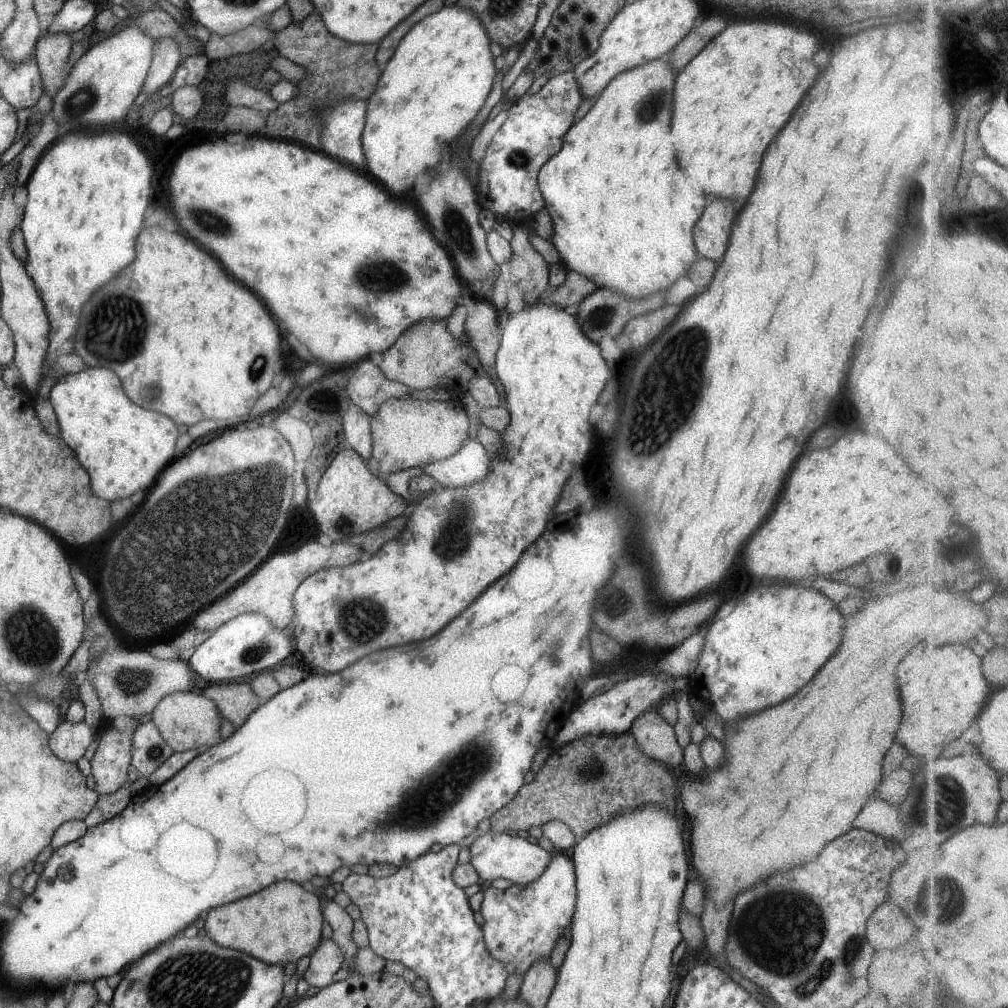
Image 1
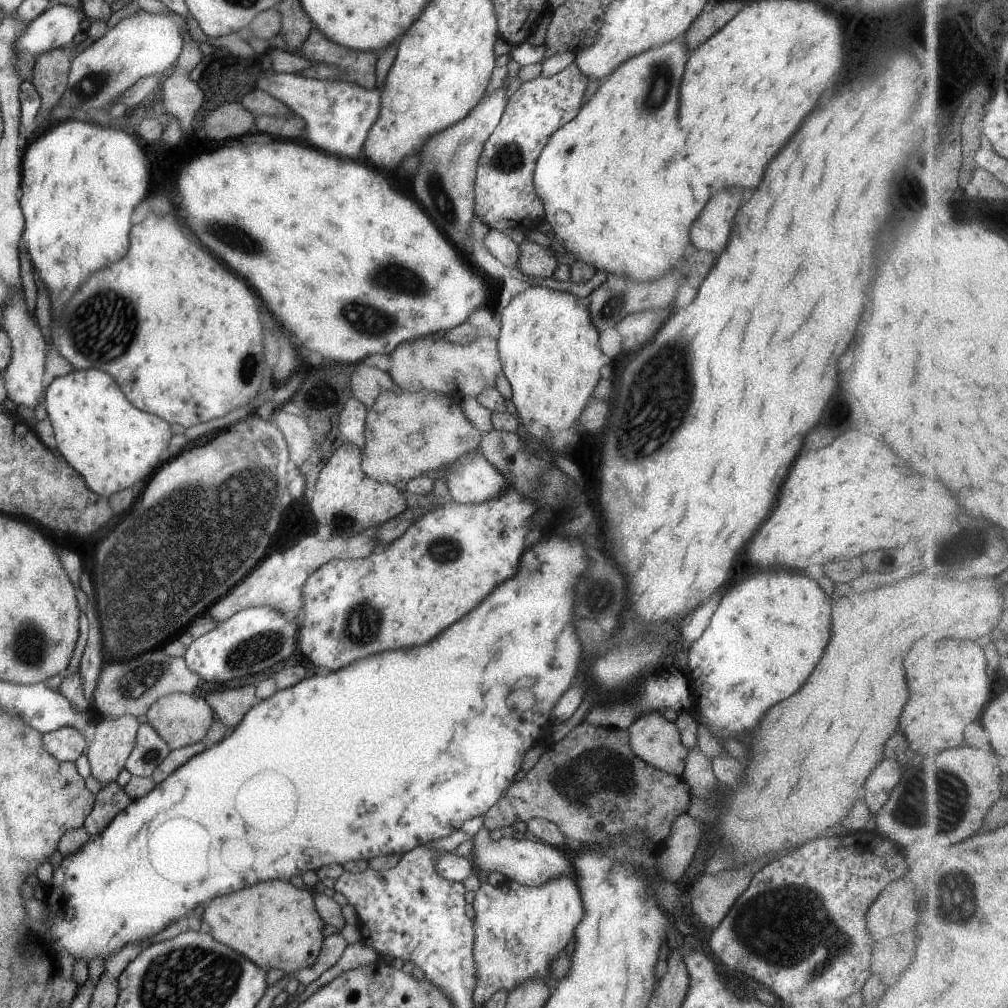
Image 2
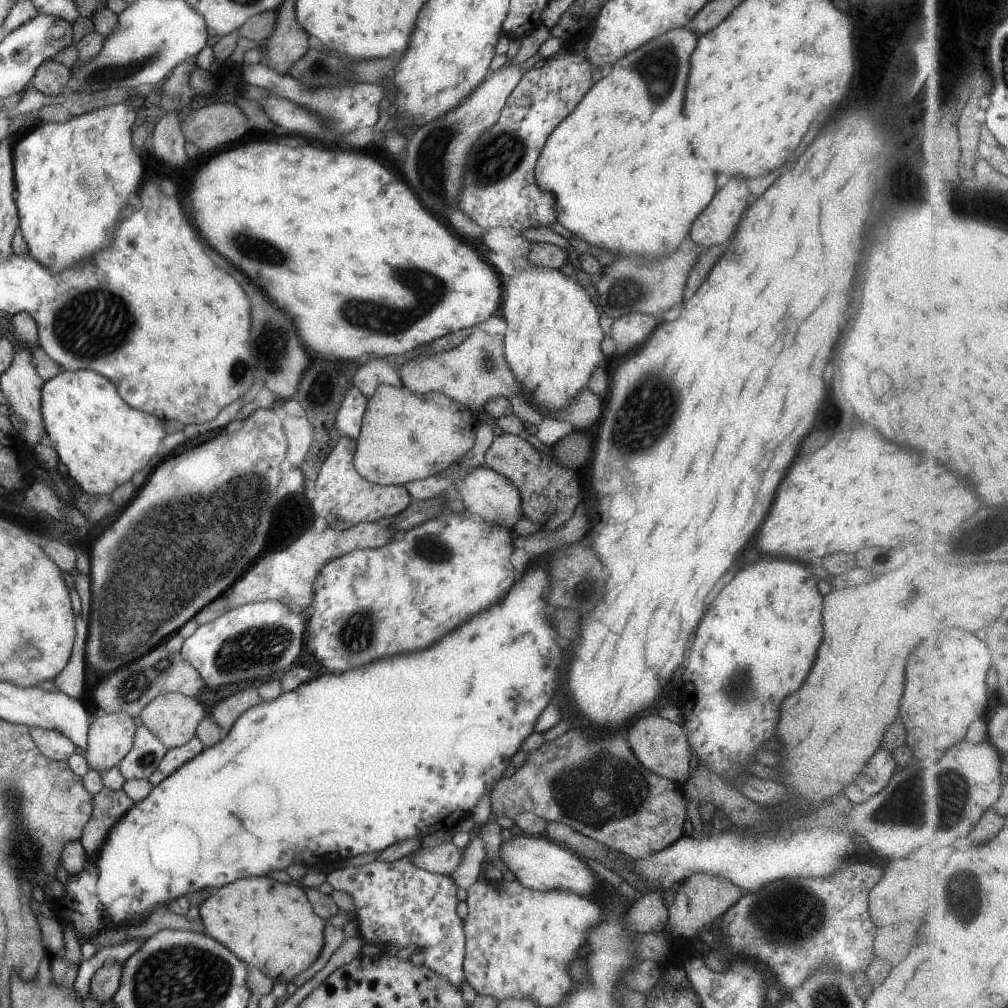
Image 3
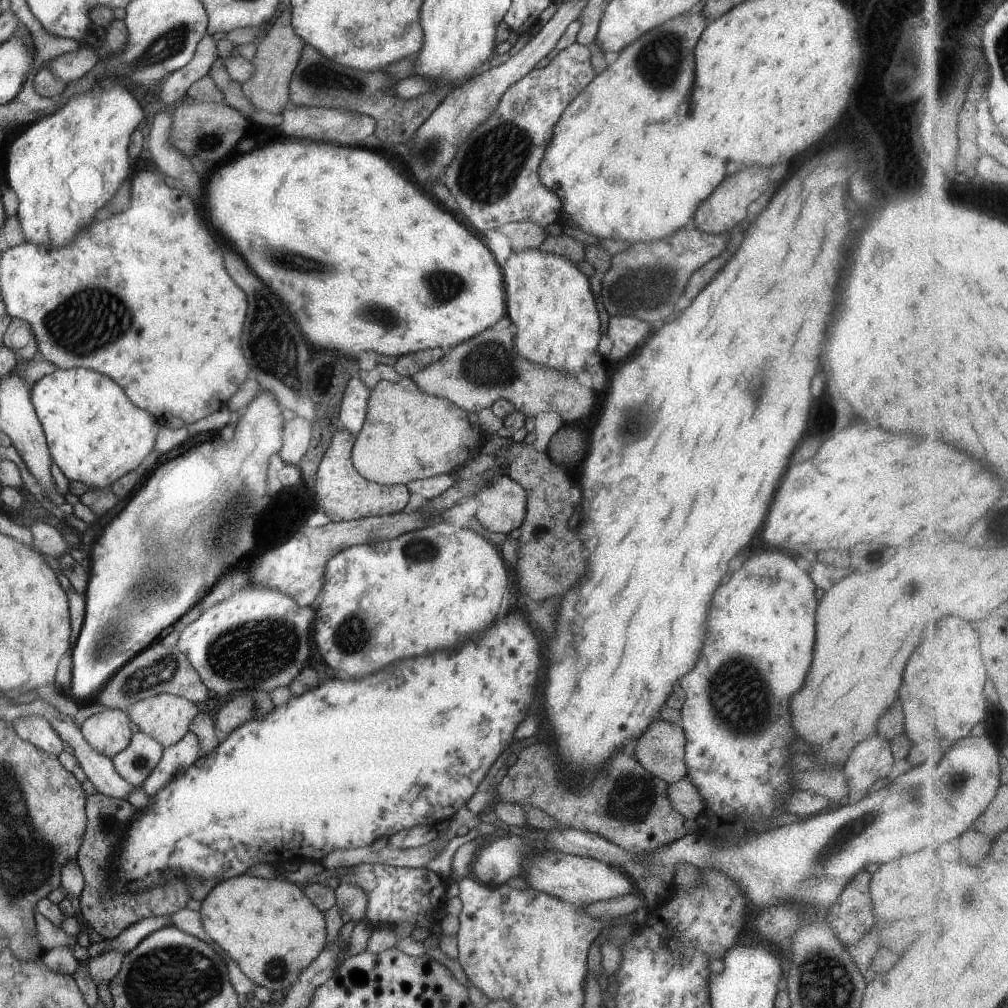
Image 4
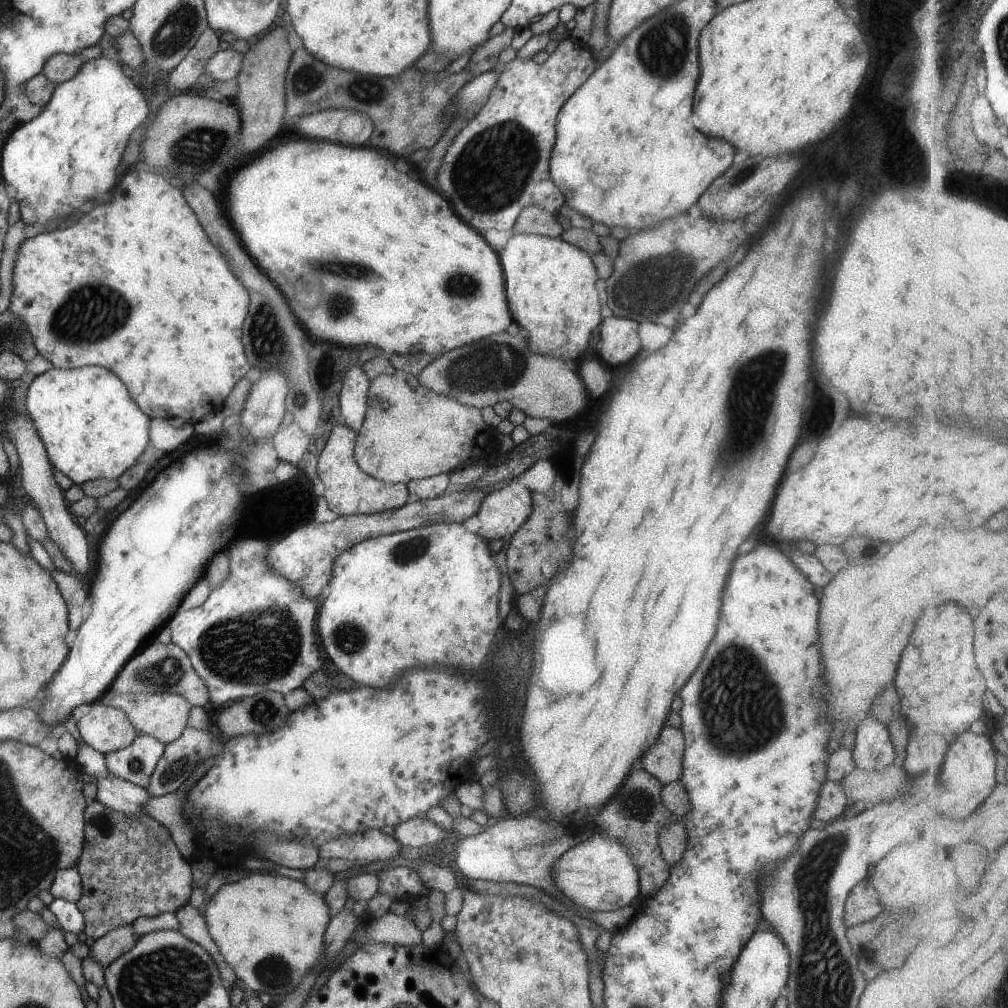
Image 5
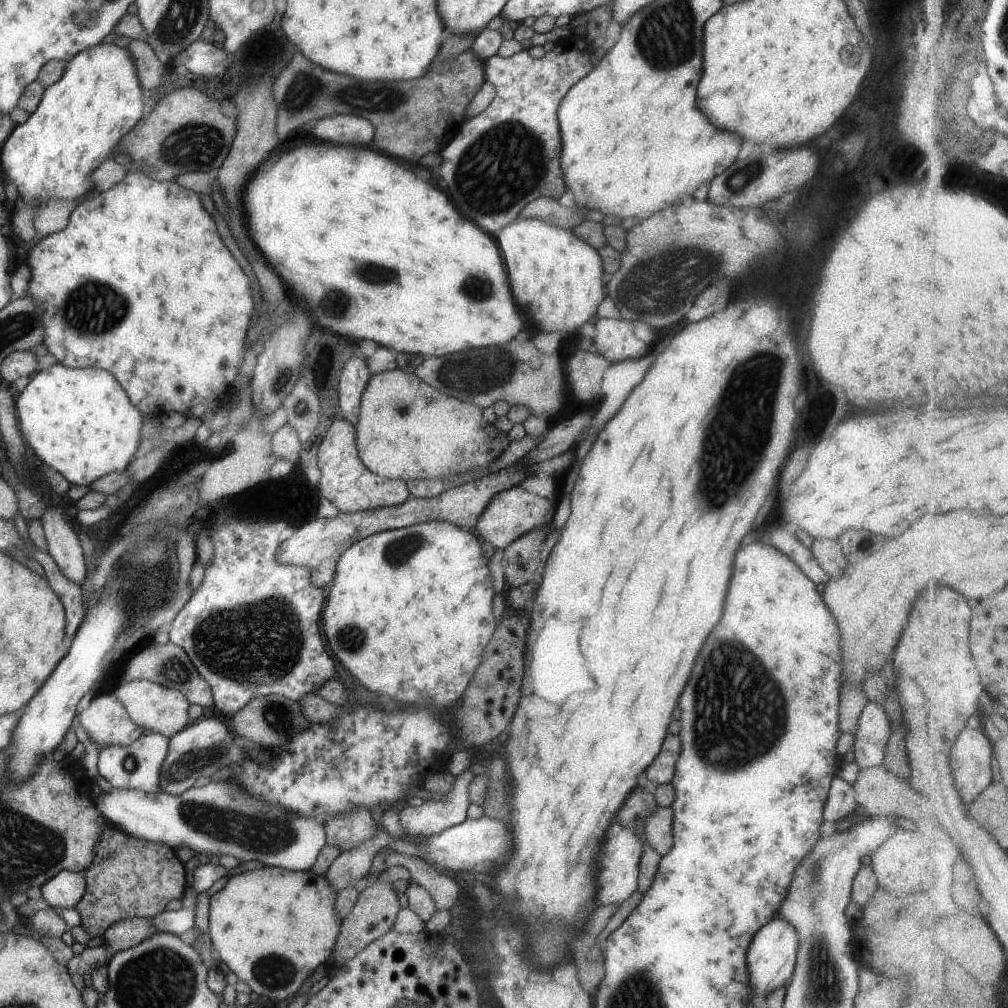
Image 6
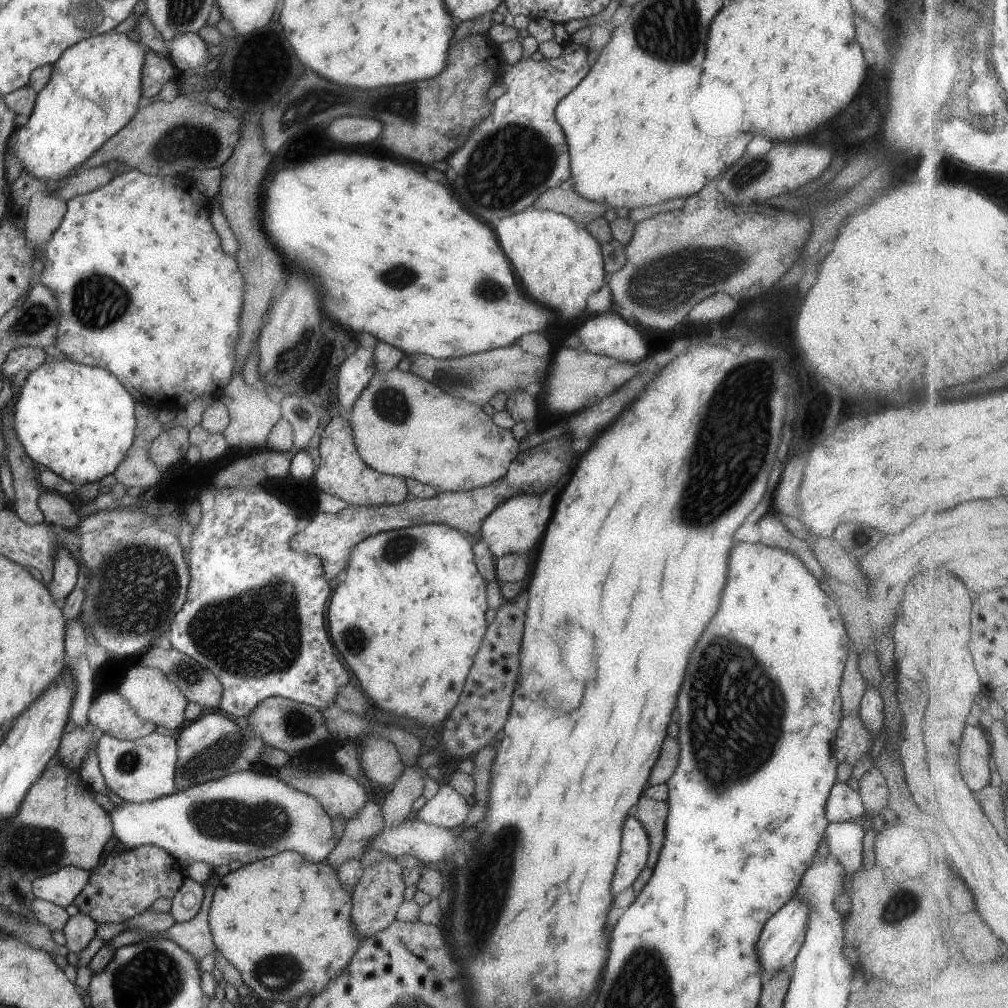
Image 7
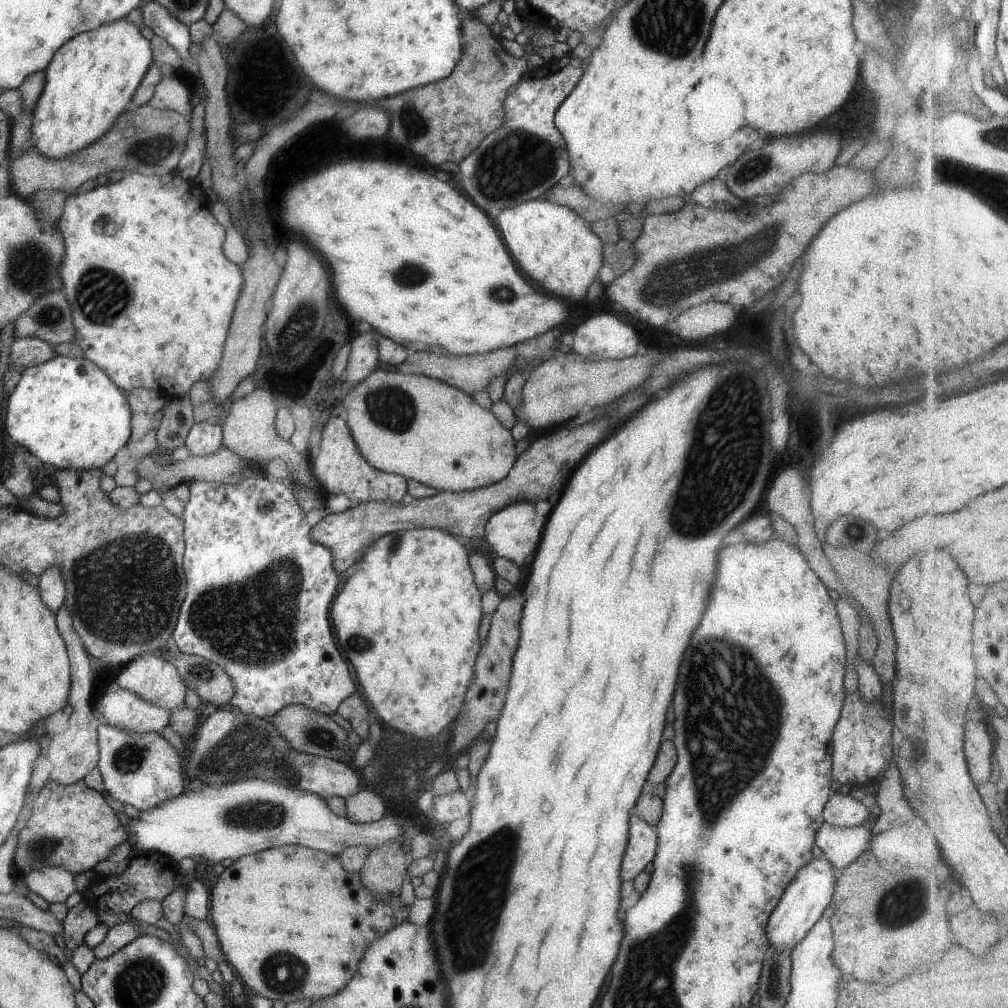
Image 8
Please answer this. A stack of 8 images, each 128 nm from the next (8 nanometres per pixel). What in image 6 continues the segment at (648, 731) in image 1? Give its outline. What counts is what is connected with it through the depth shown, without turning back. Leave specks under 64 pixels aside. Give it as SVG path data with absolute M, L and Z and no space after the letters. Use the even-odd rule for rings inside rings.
M671 734L665 736L657 758L653 758L653 762L645 768L647 780L657 785L670 782L674 775L674 766L680 753L680 746L681 743L677 736L671 736Z

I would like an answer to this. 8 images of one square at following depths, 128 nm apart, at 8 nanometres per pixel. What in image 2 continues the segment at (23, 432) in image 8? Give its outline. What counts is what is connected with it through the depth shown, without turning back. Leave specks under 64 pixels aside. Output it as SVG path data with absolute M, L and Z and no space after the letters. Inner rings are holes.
M73 369L62 377L54 378L46 386L43 400L57 452L84 478L87 488L99 496L109 498L113 493L133 486L137 480L145 482L161 464L159 455L171 438L170 424L153 413L135 408L106 372L99 369Z

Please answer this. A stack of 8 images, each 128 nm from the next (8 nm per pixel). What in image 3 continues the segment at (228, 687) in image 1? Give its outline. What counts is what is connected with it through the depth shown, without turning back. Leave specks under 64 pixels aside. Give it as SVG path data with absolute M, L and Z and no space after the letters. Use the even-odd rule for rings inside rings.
M255 687L241 689L218 701L211 708L211 716L219 728L229 730L235 719L244 710L259 704L261 701L261 697Z

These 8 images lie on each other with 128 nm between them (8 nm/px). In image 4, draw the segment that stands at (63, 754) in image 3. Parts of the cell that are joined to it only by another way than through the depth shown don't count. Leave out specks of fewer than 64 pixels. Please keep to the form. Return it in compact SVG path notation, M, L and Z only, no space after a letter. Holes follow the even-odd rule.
M19 716L11 720L13 732L20 740L32 743L38 750L57 757L63 751L63 742L51 724L41 716Z

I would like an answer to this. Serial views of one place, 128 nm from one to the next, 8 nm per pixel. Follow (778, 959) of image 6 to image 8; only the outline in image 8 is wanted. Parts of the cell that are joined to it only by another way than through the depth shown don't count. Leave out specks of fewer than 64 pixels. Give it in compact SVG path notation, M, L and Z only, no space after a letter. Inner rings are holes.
M813 856L805 866L802 866L784 888L779 902L773 907L769 920L765 924L765 934L769 948L775 951L789 951L807 934L807 931L821 917L821 913L830 903L837 870L823 856Z

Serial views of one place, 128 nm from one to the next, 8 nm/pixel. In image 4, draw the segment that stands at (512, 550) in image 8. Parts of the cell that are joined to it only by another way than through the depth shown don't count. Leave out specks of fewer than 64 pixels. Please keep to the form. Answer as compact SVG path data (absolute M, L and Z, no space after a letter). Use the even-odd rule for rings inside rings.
M497 475L489 486L472 496L477 503L475 517L483 529L493 533L508 534L524 520L526 510L525 490L509 476Z

